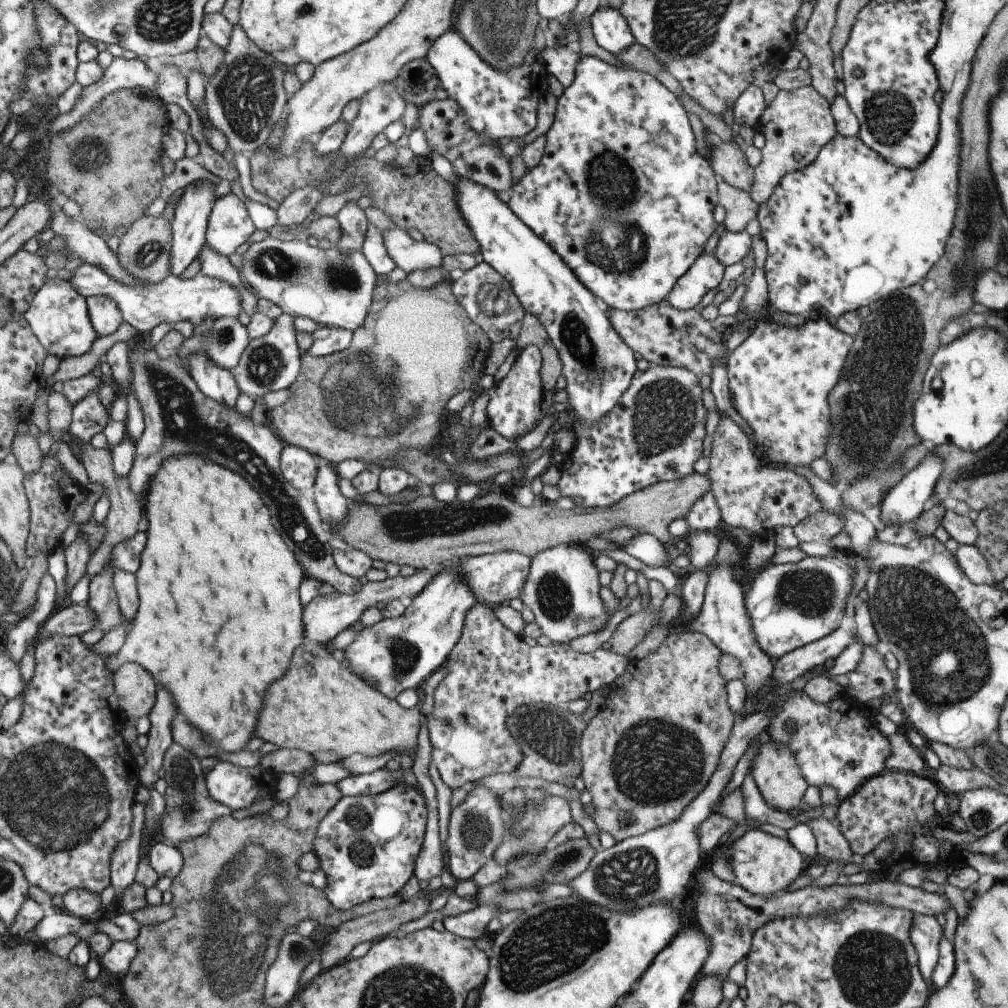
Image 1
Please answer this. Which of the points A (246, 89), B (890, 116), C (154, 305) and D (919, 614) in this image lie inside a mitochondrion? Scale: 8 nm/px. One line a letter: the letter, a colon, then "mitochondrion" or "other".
A: mitochondrion
B: mitochondrion
C: other
D: mitochondrion

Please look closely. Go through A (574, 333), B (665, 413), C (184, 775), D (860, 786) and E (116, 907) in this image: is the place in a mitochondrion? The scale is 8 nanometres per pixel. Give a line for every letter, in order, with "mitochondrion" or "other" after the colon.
A: mitochondrion
B: mitochondrion
C: mitochondrion
D: other
E: other

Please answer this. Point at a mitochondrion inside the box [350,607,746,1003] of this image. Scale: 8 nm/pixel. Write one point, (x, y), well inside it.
(552, 943)

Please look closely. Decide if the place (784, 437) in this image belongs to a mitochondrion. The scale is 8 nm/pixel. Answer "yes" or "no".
no

